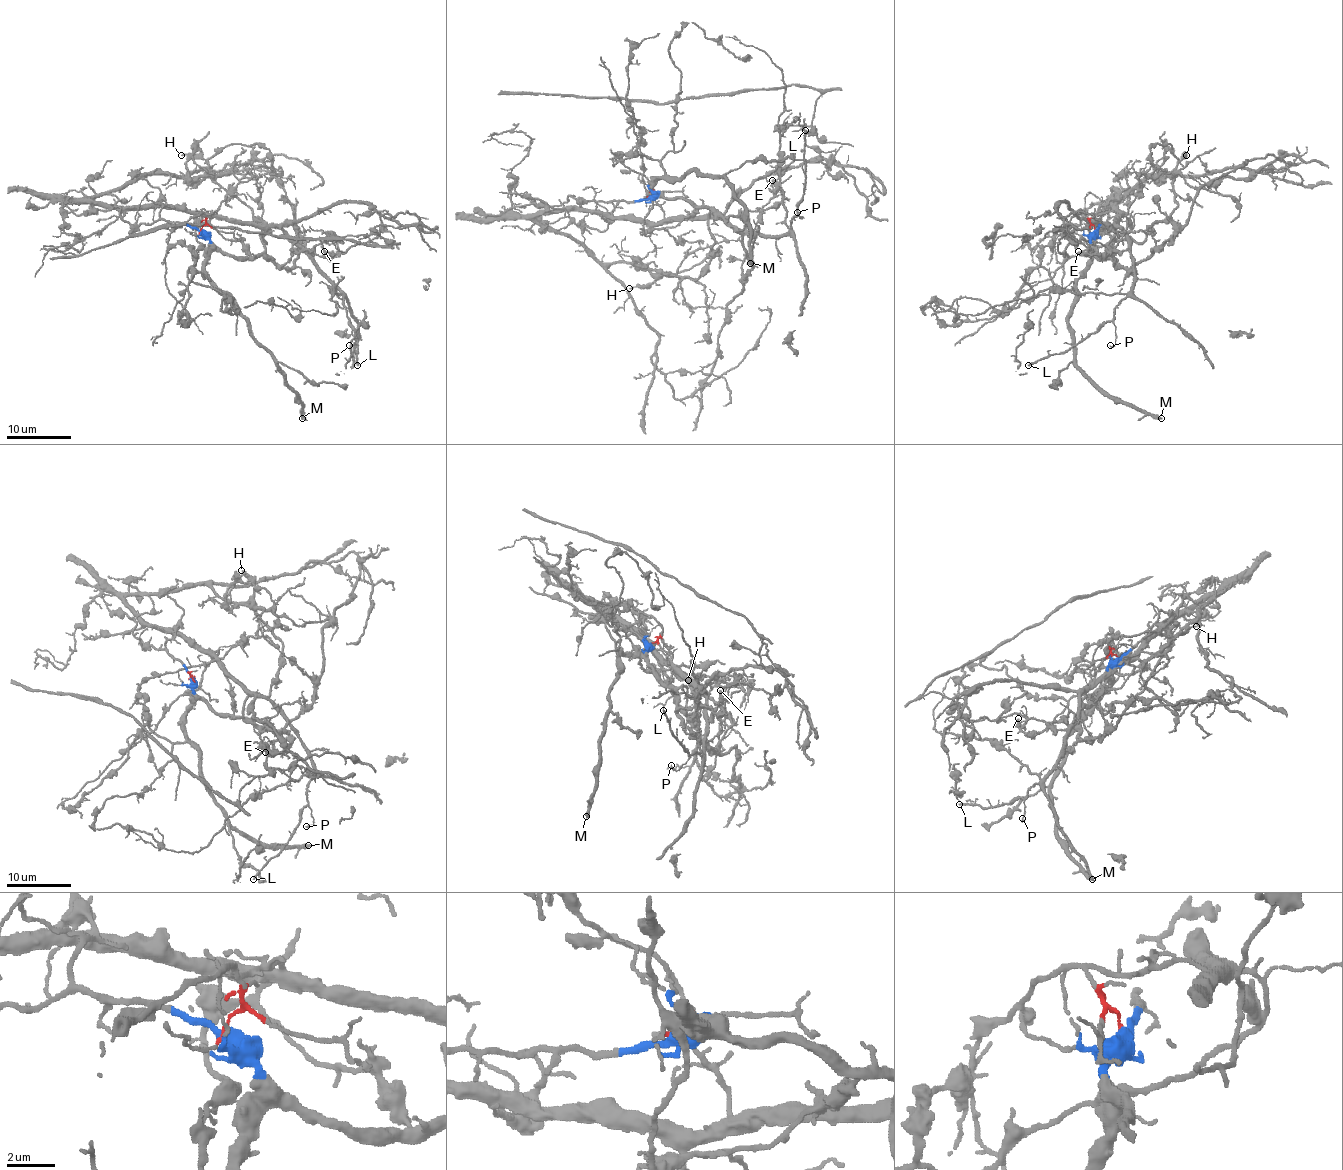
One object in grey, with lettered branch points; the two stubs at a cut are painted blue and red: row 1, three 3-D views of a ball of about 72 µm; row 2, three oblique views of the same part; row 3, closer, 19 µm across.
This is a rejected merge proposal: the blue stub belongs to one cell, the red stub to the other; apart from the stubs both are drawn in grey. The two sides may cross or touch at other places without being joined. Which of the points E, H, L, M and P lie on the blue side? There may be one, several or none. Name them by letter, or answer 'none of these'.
E, H, M

